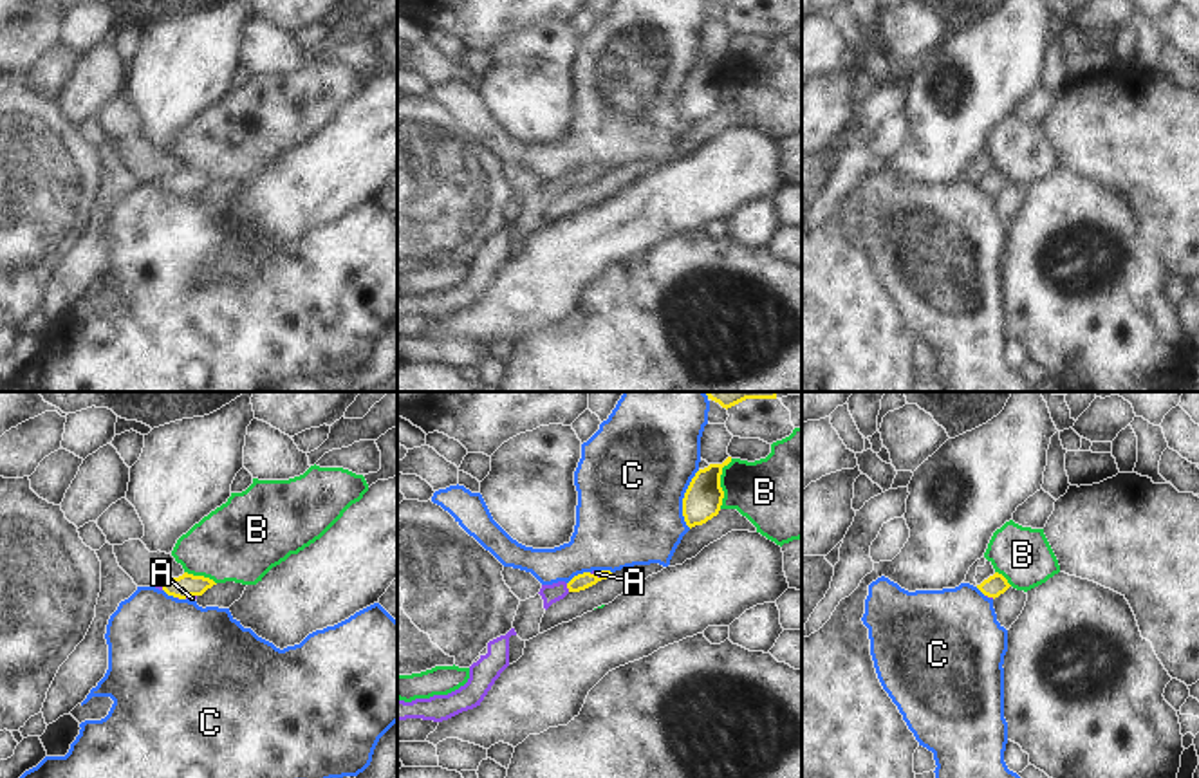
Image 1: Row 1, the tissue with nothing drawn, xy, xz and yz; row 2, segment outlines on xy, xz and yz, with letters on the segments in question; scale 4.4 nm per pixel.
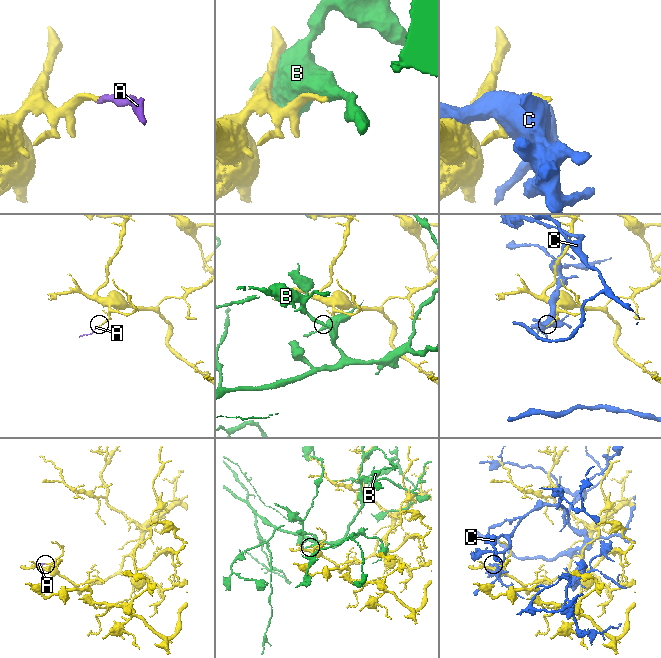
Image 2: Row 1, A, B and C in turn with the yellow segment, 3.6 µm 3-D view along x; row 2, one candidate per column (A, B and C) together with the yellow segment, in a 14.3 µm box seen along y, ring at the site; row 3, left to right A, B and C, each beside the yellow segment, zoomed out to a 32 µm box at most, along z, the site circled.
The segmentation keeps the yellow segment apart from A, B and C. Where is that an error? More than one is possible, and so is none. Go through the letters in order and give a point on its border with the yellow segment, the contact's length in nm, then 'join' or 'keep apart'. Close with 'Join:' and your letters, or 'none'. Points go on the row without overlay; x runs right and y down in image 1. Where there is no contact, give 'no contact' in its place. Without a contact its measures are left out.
A: meets yellow in xz at (567, 183); contact 40 nm long; join
B: meets yellow in xz at (719, 80); contact 240 nm long; keep apart
C: meets yellow in xz at (683, 94); contact 260 nm long; keep apart
Join: A

